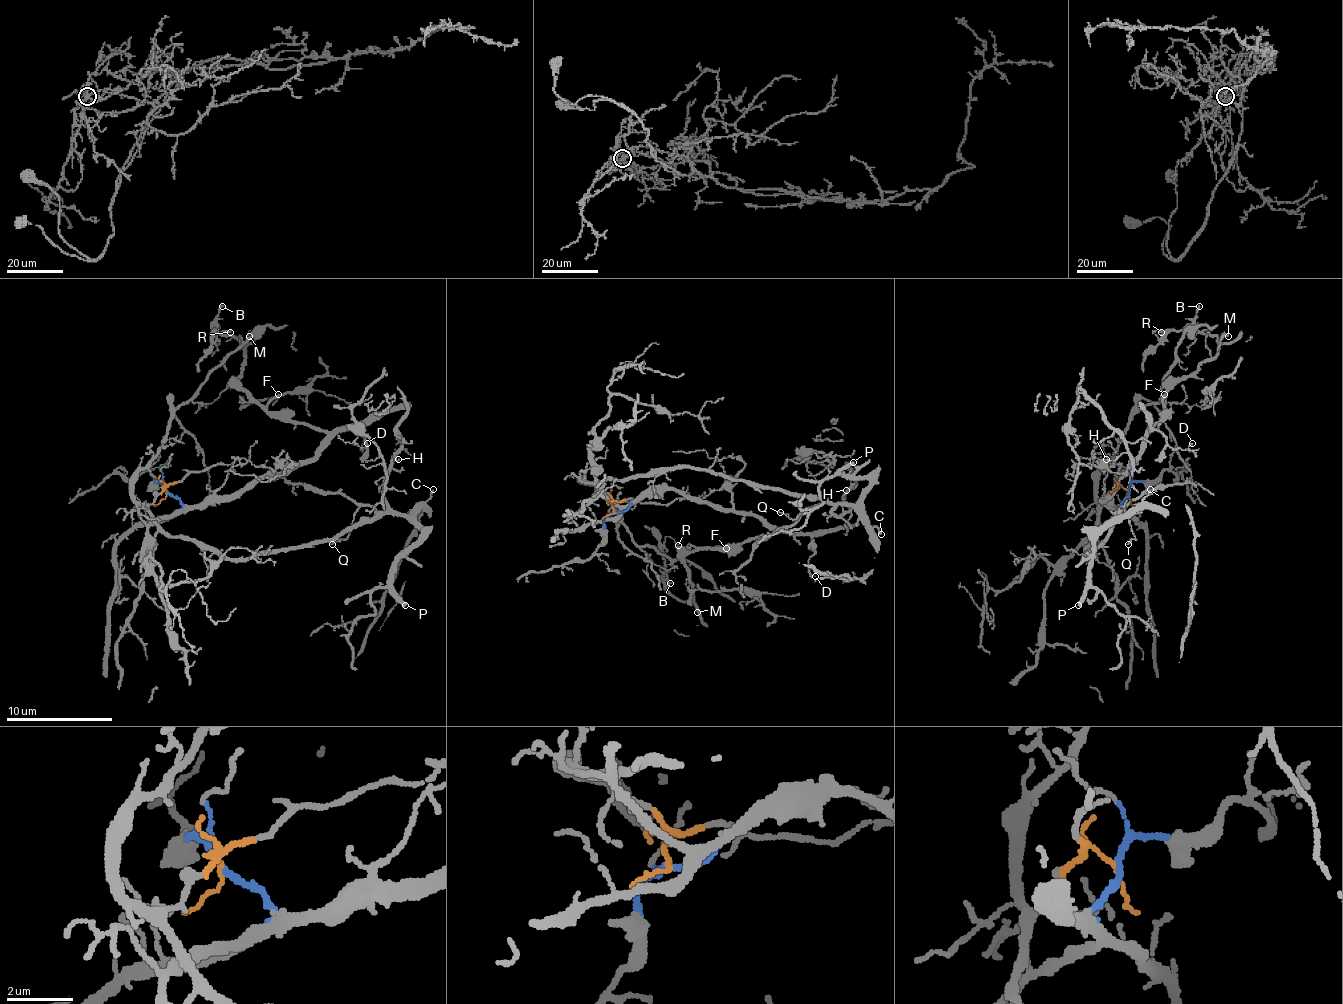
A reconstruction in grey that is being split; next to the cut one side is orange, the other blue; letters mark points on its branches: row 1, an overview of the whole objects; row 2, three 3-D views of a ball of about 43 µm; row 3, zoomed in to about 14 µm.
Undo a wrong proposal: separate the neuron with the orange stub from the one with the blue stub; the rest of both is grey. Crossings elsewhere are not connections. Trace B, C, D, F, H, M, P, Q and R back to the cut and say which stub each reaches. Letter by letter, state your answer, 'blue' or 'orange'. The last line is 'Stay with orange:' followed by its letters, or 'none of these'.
B: blue
C: orange
D: blue
F: blue
H: orange
M: blue
P: orange
Q: orange
R: blue
Stay with orange: C, H, P, Q

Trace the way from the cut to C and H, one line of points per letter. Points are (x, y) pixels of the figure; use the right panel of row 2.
C: (1128, 491), (1117, 486), (1104, 505), (1096, 537), (1083, 558), (1104, 539), (1120, 513), (1130, 513), (1149, 489)
H: (1128, 491), (1117, 486), (1104, 505), (1083, 558), (1122, 507), (1133, 460), (1125, 452), (1106, 460)

